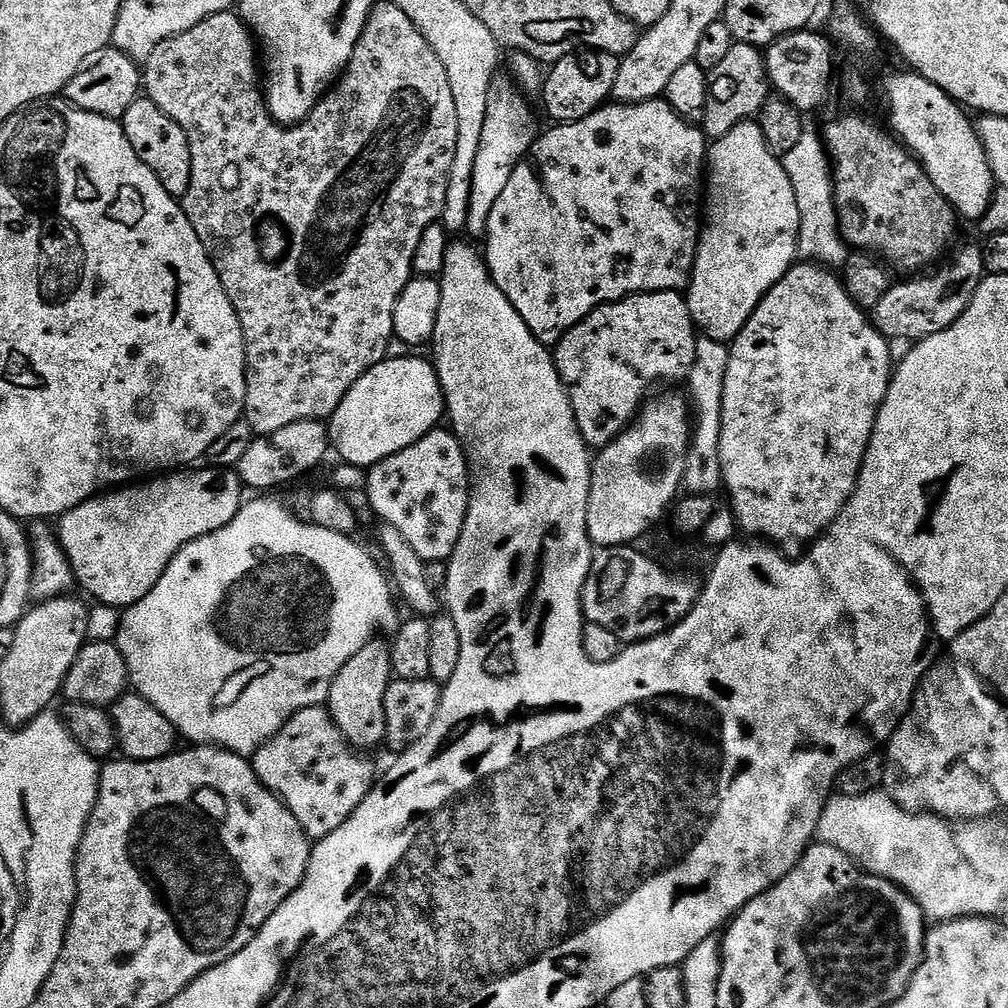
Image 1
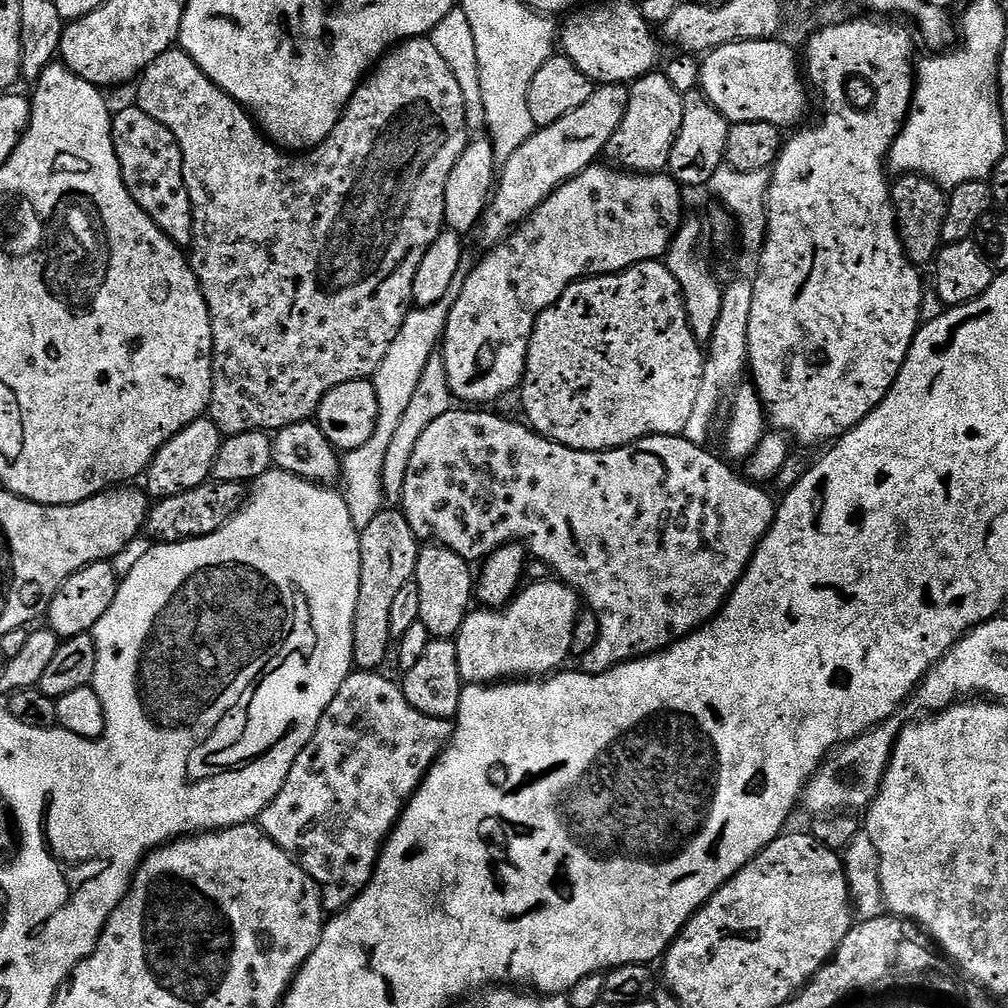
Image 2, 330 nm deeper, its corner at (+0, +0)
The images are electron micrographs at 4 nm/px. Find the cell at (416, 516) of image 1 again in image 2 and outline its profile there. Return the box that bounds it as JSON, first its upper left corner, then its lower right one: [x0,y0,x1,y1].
[402,410,776,672]

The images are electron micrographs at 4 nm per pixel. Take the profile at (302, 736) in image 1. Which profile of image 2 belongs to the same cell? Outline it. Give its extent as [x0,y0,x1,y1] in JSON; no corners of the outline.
[258,670,454,914]

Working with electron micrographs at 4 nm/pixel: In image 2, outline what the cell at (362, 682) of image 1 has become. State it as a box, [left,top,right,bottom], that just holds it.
[352,506,422,670]

